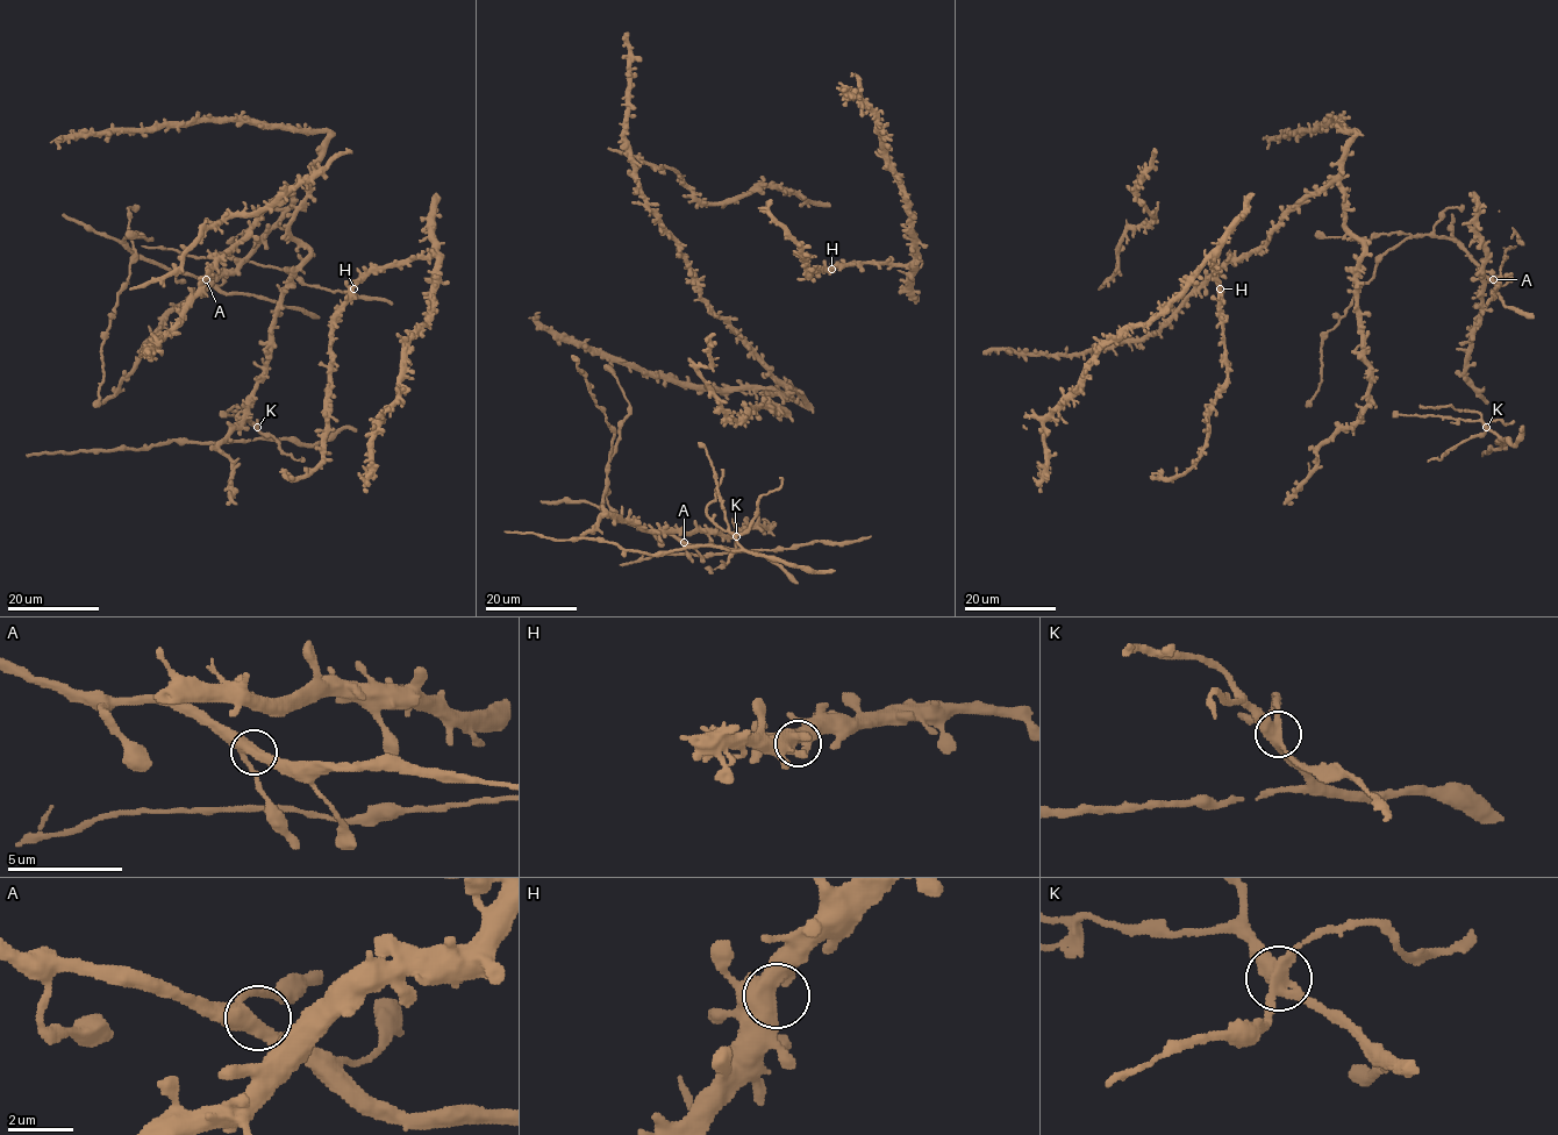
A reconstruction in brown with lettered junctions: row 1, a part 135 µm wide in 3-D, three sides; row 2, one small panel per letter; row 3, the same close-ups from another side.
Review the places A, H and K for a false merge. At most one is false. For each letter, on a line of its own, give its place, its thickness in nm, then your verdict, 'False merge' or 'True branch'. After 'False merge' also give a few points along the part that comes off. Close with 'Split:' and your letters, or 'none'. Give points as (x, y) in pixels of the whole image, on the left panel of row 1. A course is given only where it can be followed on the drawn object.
A: Place: (206, 279). Thickness 380 nm. True branch
H: Place: (354, 288). Thickness 460 nm. True branch
K: Place: (257, 427). Thickness 400 nm. False merge. Course of the part to remove: (257, 427), (273, 436), (285, 454), (304, 458), (301, 461)
Split: K

